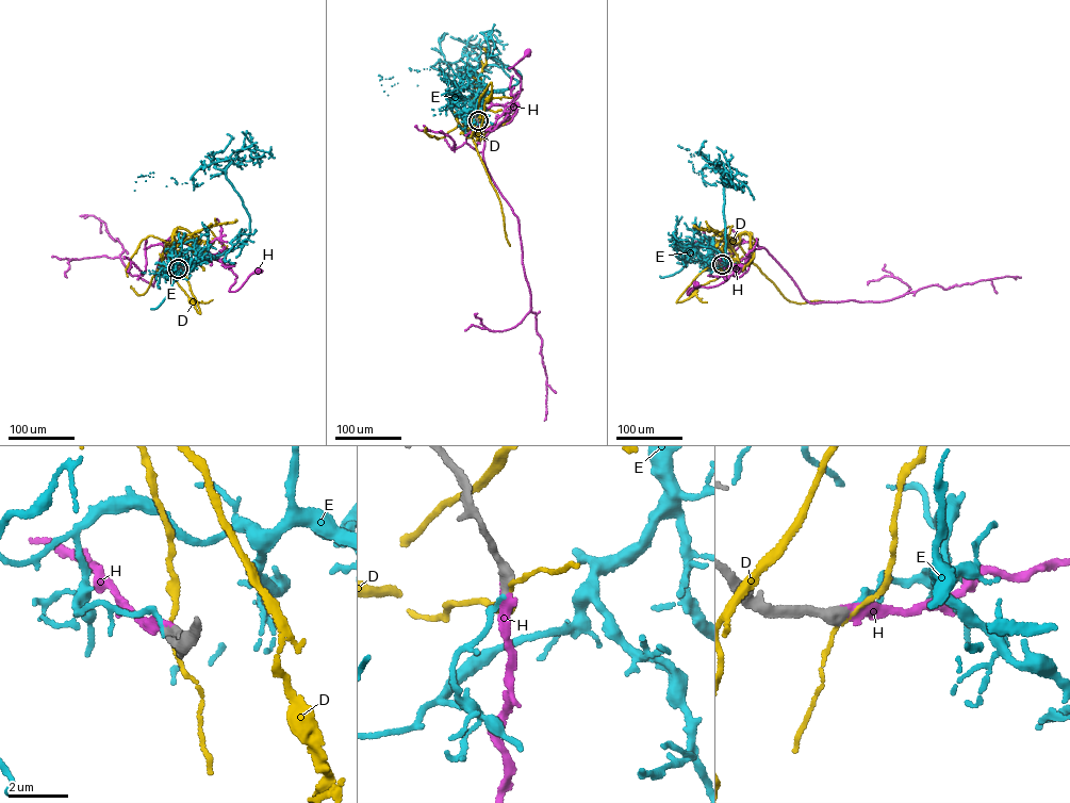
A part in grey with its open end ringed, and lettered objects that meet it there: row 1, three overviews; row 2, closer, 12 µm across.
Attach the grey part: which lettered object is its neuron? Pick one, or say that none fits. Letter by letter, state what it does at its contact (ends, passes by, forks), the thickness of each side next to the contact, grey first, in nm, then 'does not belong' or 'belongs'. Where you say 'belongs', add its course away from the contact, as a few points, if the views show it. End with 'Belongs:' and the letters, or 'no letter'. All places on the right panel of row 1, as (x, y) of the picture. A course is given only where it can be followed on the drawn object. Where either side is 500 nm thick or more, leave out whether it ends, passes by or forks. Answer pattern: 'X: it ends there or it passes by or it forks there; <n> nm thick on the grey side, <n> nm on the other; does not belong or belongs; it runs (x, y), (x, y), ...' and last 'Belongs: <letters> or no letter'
D: it passes by; 420 nm thick on the grey side, 100 nm on the other; does not belong
E: it ends there; 400 nm thick on the grey side, 160 nm on the other; does not belong
H: it ends there; 420 nm thick on the grey side, 320 nm on the other; belongs; it runs (722, 264), (730, 262), (737, 268), (722, 283), (690, 288), (688, 295), (696, 284)
Belongs: H

